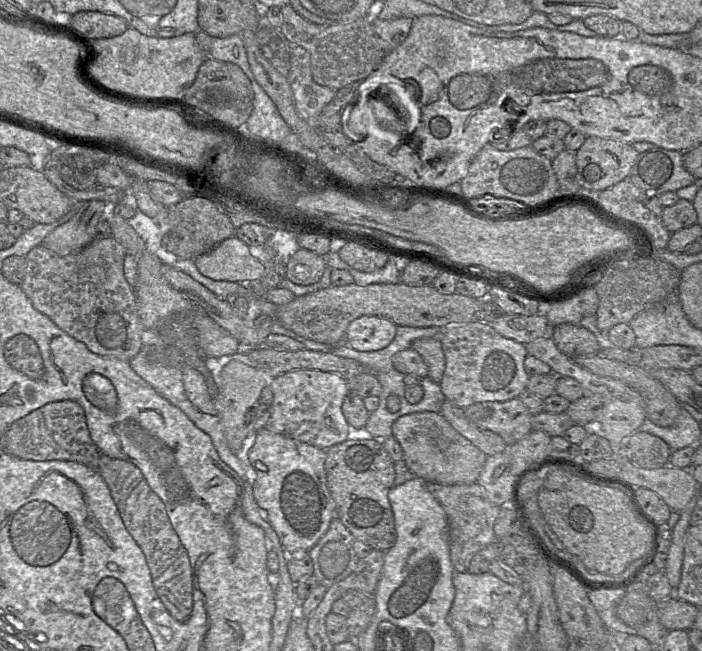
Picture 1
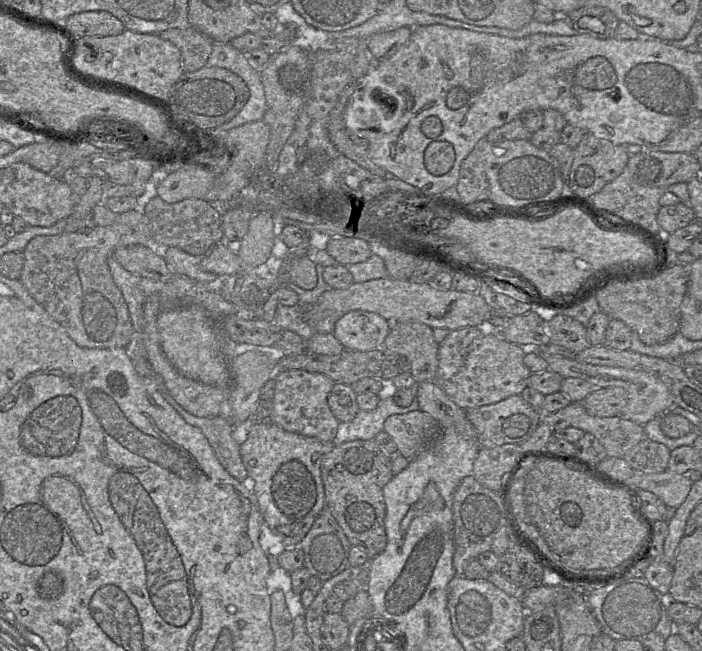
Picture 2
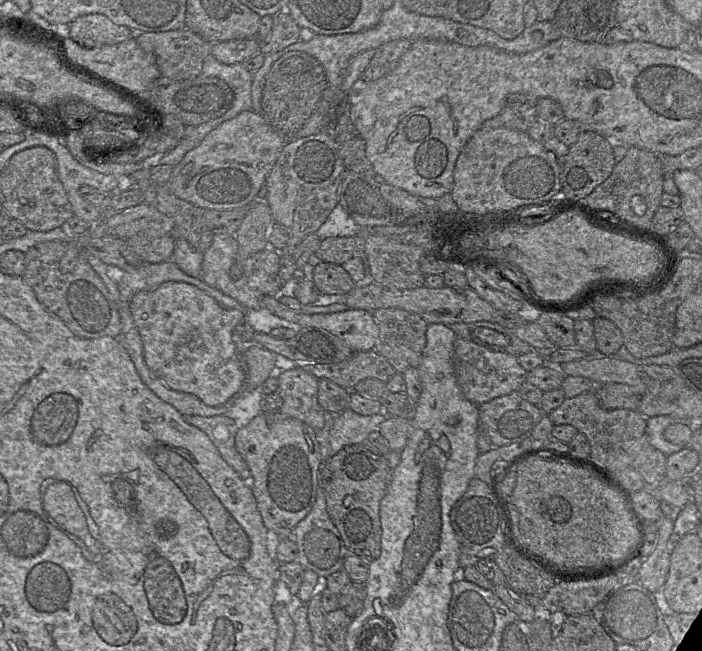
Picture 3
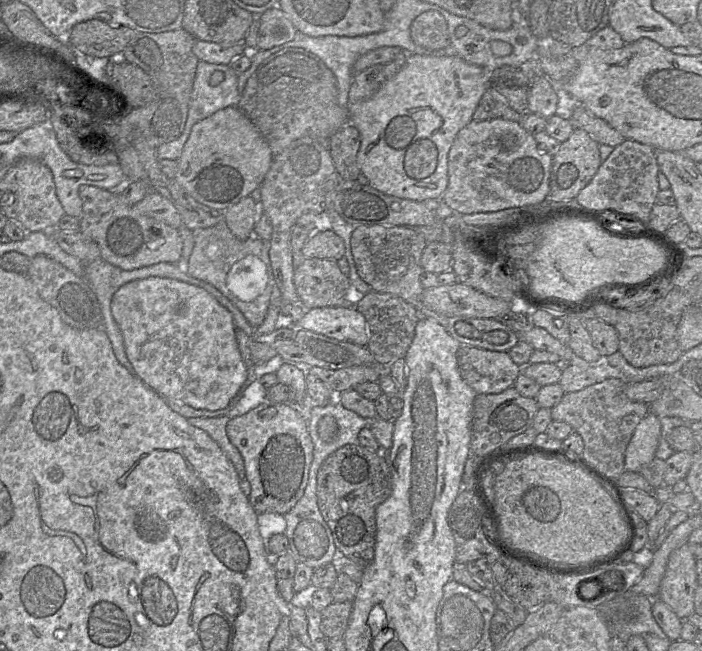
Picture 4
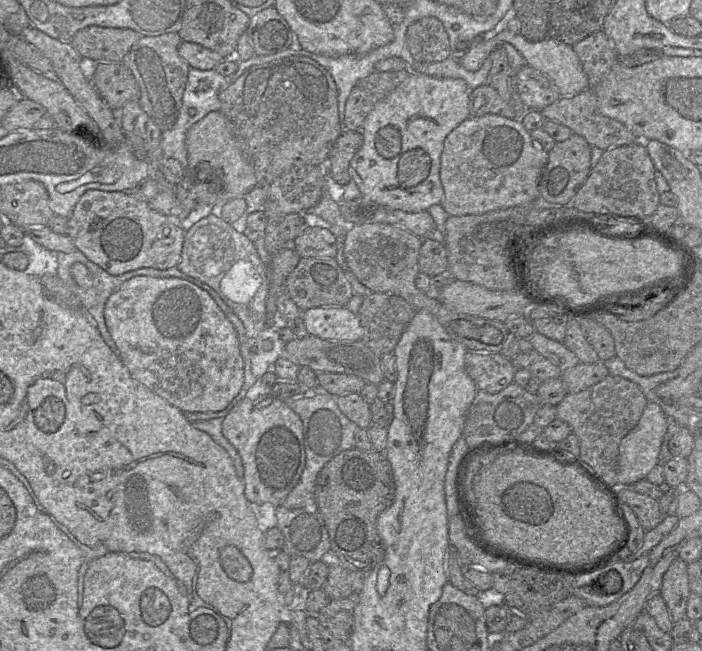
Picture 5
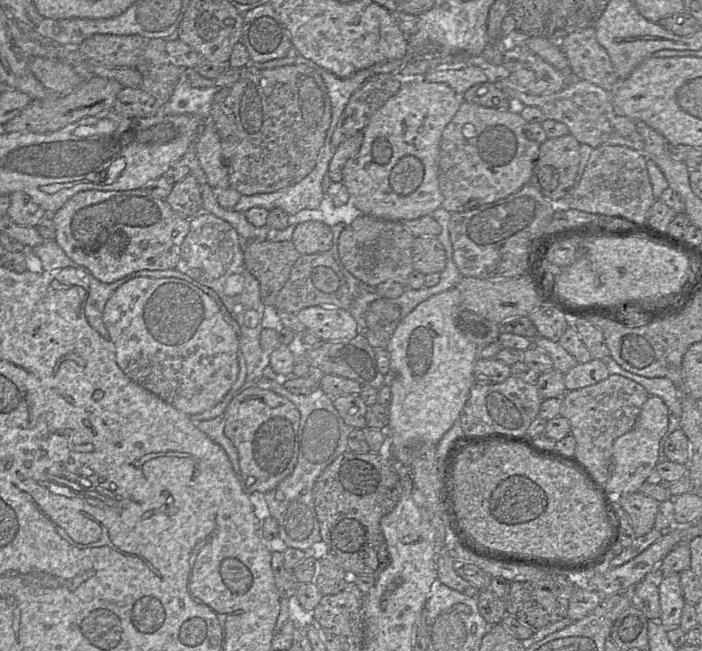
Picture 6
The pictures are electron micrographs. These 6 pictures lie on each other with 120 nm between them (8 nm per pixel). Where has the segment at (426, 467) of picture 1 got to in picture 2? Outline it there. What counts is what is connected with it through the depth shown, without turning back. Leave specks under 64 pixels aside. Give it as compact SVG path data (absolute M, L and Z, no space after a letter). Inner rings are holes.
M415 410L391 415L385 420L383 431L391 437L398 453L412 460L433 444L441 426L429 414Z

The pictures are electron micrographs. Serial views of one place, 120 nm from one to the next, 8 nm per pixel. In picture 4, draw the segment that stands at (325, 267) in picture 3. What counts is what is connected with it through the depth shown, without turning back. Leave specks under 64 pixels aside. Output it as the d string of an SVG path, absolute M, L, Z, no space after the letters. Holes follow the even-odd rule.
M306 258L295 268L294 286L304 309L335 307L351 296L351 283L338 262Z

